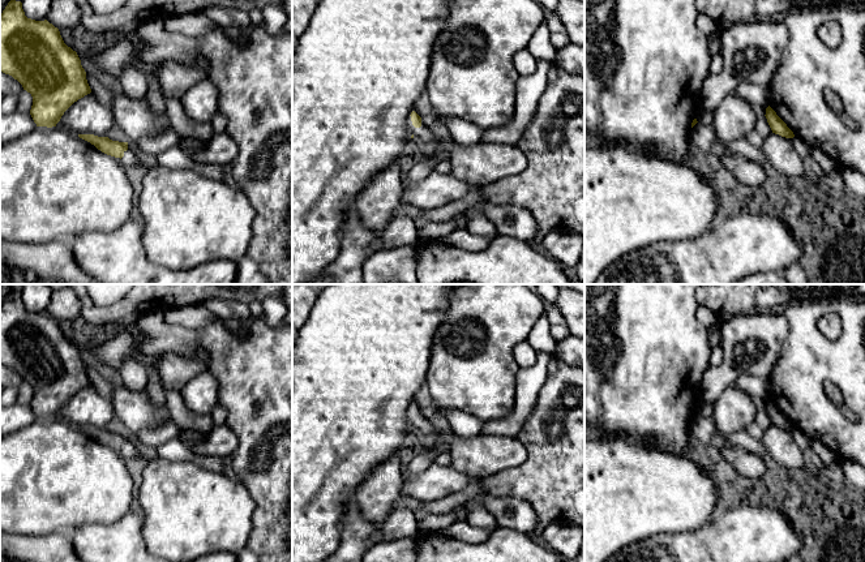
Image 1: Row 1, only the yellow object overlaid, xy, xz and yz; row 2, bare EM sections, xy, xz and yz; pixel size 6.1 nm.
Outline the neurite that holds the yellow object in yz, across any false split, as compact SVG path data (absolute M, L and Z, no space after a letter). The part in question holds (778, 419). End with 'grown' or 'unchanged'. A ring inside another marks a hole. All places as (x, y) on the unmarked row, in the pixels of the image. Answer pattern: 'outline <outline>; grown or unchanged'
outline M768 398L766 400L766 411L772 422L772 425L779 426L785 430L793 430L793 424L787 419L787 416L776 407L776 404Z; unchanged

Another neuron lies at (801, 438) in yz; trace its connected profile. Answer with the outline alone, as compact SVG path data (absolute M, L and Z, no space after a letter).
M795 428L793 430L791 430L791 433L792 433L795 442L798 445L798 447L802 451L812 447L813 439L805 432Z

